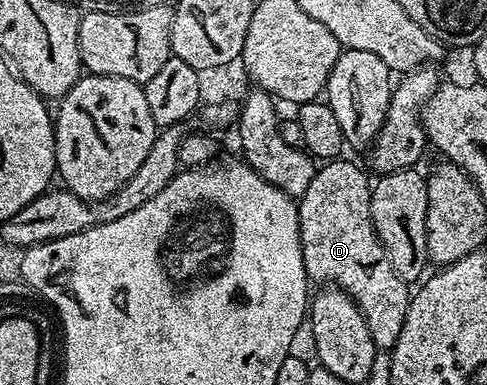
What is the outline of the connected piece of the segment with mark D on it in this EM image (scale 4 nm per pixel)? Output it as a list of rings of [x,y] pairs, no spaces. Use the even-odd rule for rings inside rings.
[[[339,157],[323,162],[317,168],[312,177],[312,185],[308,185],[308,189],[297,200],[298,204],[298,224],[300,225],[300,245],[302,246],[302,256],[304,257],[304,269],[306,270],[307,280],[322,283],[327,279],[327,284],[333,285],[337,290],[344,292],[345,295],[350,295],[352,301],[360,309],[360,313],[364,317],[364,321],[368,325],[368,333],[372,333],[372,341],[375,348],[390,349],[393,348],[396,337],[400,337],[400,329],[404,325],[404,317],[406,310],[410,304],[411,288],[402,280],[399,275],[392,269],[392,261],[388,261],[388,253],[384,249],[384,245],[380,241],[380,237],[376,233],[376,229],[372,225],[372,213],[370,212],[370,188],[371,180],[366,180],[366,175],[354,163],[349,163],[346,157]]]

